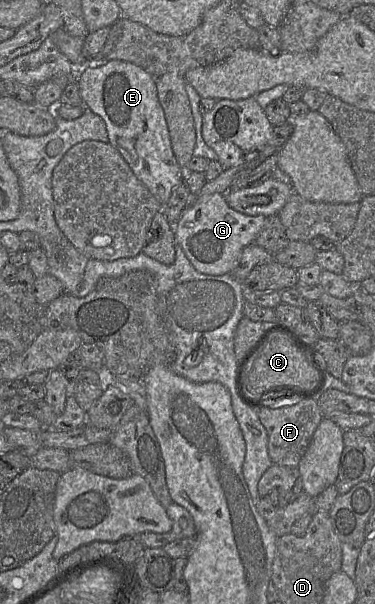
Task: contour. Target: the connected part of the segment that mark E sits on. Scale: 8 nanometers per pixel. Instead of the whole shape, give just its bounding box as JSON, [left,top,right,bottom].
[72,60,184,207]

